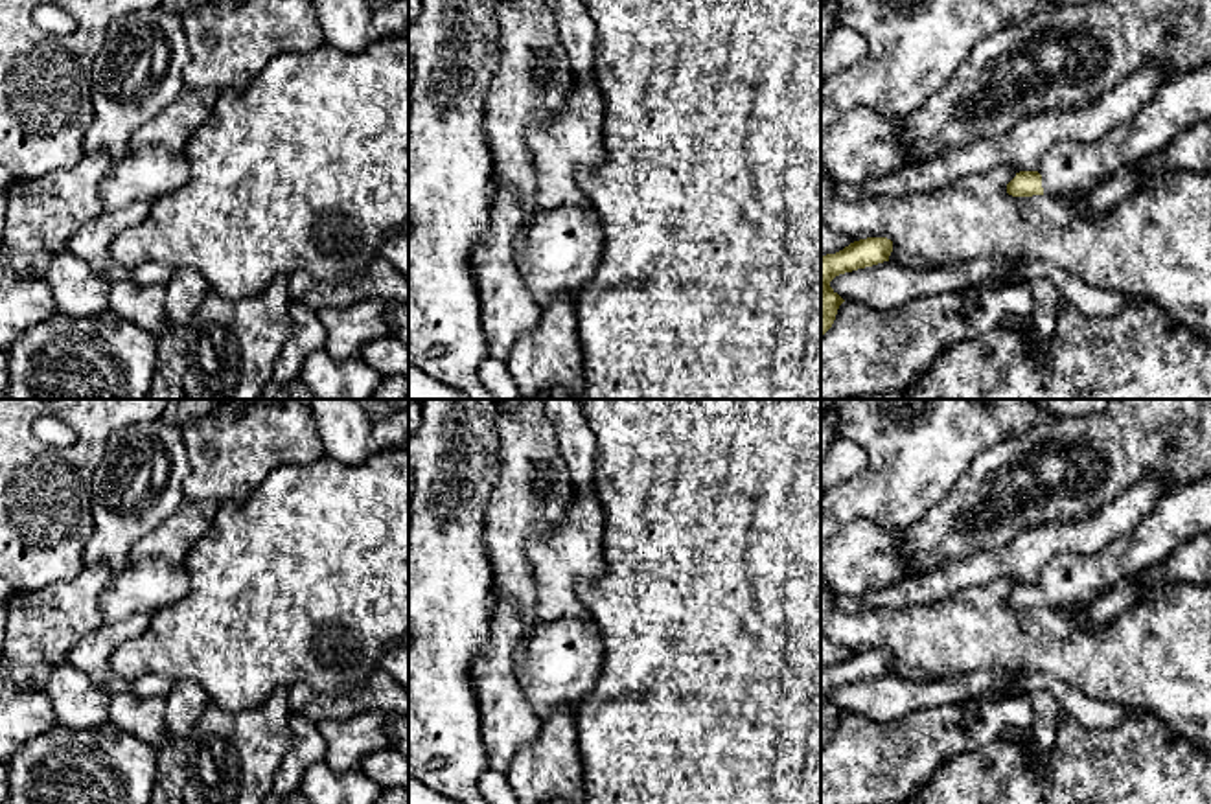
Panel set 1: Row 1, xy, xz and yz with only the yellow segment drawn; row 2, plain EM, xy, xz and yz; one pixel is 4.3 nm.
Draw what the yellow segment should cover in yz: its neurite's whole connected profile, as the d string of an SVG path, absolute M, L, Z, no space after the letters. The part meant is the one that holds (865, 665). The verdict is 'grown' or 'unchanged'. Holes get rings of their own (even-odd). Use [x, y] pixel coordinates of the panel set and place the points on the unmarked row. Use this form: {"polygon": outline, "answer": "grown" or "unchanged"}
{"polygon": "M867 649L850 655L836 666L821 668L821 747L832 740L839 718L845 714L830 699L830 694L839 686L889 673L891 664L891 651Z", "answer": "unchanged"}

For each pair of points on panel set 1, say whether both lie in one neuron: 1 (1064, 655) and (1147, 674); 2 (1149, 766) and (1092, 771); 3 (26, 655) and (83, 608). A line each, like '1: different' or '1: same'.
1: same
2: same
3: same

